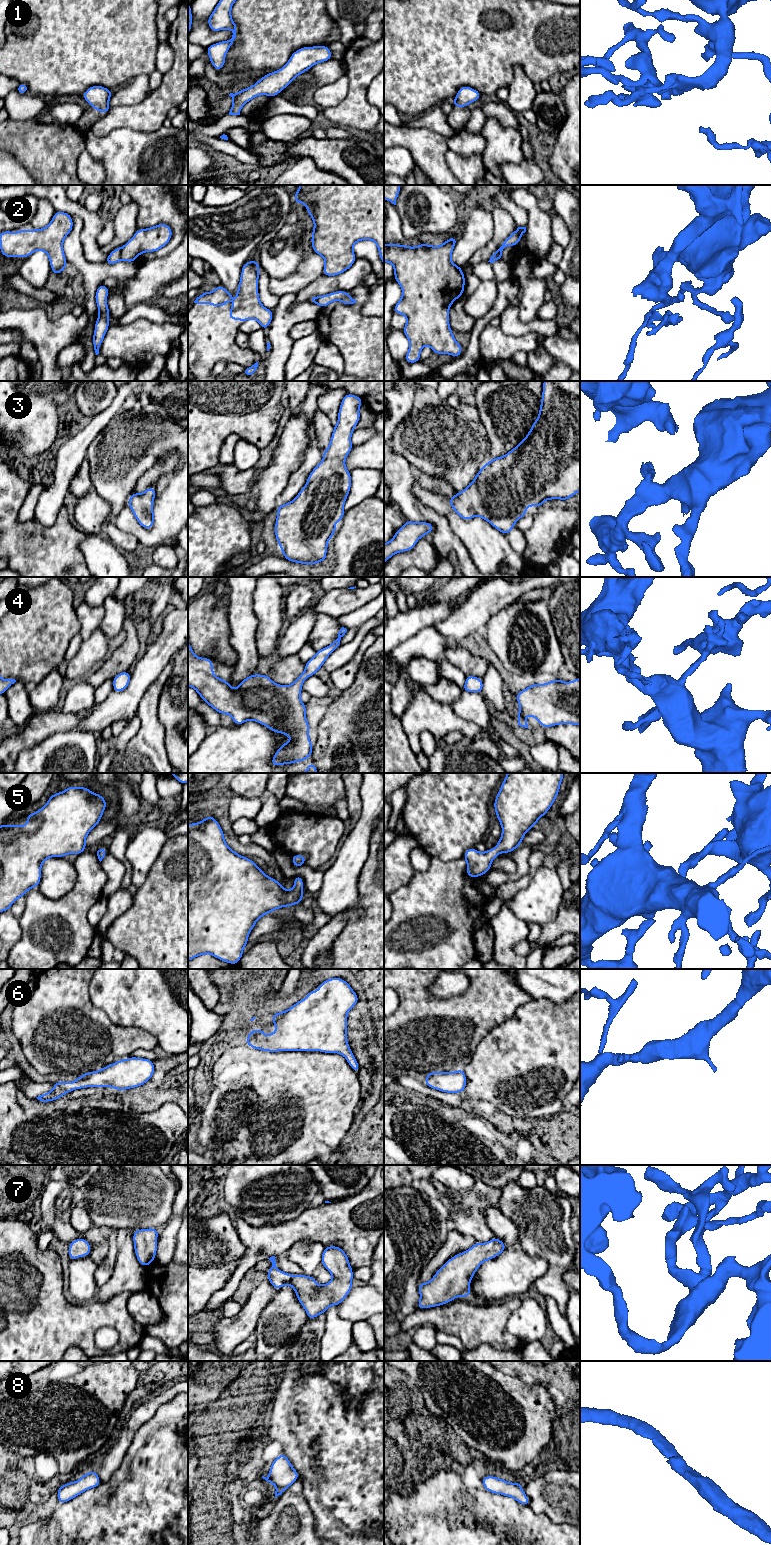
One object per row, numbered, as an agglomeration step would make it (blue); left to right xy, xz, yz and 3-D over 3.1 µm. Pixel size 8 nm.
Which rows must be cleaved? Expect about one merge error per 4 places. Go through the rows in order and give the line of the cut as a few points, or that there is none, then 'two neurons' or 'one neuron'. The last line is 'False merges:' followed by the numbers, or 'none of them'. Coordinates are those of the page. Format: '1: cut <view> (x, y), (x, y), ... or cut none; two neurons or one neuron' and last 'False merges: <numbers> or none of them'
1: cut none; one neuron
2: cut xy (120, 248), (120, 257), (122, 259); two neurons
3: cut none; one neuron
4: cut none; one neuron
5: cut none; one neuron
6: cut none; one neuron
7: cut none; one neuron
8: cut none; one neuron
False merges: 2

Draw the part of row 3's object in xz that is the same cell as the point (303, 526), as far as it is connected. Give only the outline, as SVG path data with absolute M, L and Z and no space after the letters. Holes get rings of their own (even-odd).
M350 393L344 396L322 461L309 474L299 494L291 502L280 504L277 508L275 537L282 555L290 562L310 563L314 567L317 562L327 561L328 540L336 532L335 522L341 522L345 514L344 504L351 489L351 474L345 466L345 459L353 448L351 435L360 421L359 408L362 403L359 396Z

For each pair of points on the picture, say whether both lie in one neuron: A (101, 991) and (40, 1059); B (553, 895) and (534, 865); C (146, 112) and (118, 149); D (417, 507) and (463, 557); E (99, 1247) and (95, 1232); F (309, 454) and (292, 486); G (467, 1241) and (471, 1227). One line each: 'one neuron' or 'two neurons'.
A: two neurons
B: two neurons
C: two neurons
D: one neuron
E: one neuron
F: one neuron
G: two neurons

